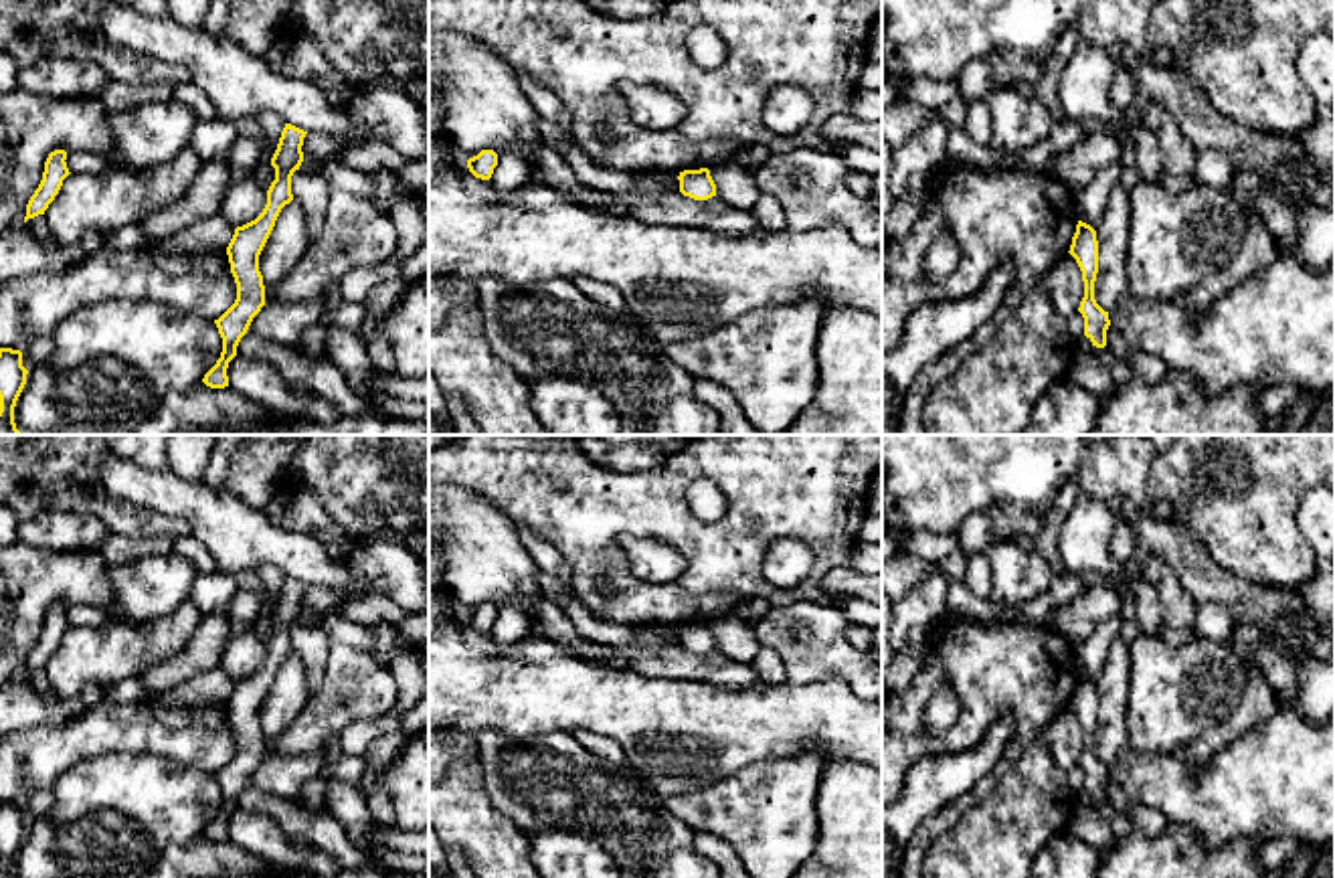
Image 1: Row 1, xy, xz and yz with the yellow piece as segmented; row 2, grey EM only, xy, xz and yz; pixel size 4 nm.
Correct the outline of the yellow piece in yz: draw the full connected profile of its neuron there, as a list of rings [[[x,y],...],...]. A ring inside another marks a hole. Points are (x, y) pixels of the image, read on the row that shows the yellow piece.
[[[1078,221],[1068,253],[1076,259],[1084,281],[1084,297],[1078,308],[1084,318],[1084,336],[1092,342],[1092,346],[1104,348],[1110,320],[1108,312],[1104,312],[1094,299],[1094,281],[1098,273],[1096,231],[1090,225]]]

